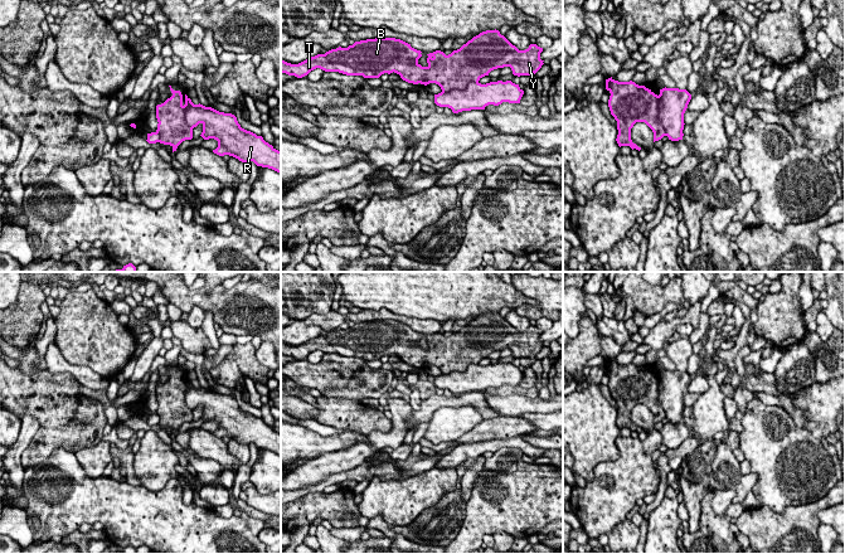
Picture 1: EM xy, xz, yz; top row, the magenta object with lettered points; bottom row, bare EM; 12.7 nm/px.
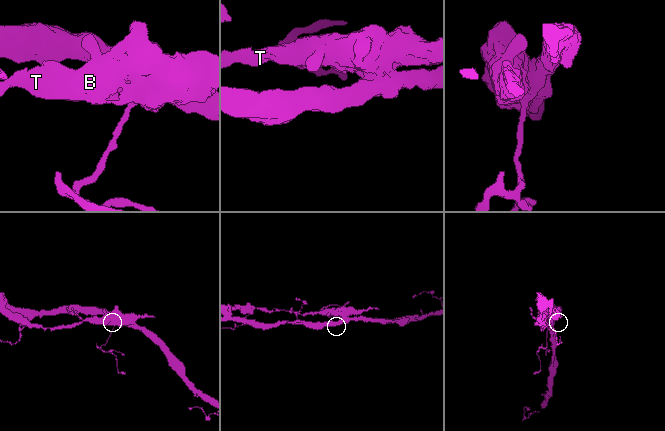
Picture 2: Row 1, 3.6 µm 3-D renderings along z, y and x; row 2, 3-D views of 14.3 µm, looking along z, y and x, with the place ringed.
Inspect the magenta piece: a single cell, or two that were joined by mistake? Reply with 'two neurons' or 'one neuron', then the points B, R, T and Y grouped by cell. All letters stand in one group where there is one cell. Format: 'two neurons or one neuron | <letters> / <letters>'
two neurons | B T Y / R

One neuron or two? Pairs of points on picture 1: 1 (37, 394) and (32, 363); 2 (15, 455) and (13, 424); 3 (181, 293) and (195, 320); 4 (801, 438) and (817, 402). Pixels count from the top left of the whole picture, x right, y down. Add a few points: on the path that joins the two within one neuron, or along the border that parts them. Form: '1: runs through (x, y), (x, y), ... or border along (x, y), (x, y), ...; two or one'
1: border along (17, 367), (29, 377); two
2: border along (20, 417), (20, 431), (18, 440), (13, 445); two
3: border along (204, 310), (194, 306), (188, 312); two
4: runs through (812, 436), (820, 428), (820, 413); one

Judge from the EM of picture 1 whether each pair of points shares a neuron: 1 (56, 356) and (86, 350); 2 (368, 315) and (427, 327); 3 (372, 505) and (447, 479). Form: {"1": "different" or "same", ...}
{"1": "different", "2": "same", "3": "same"}

